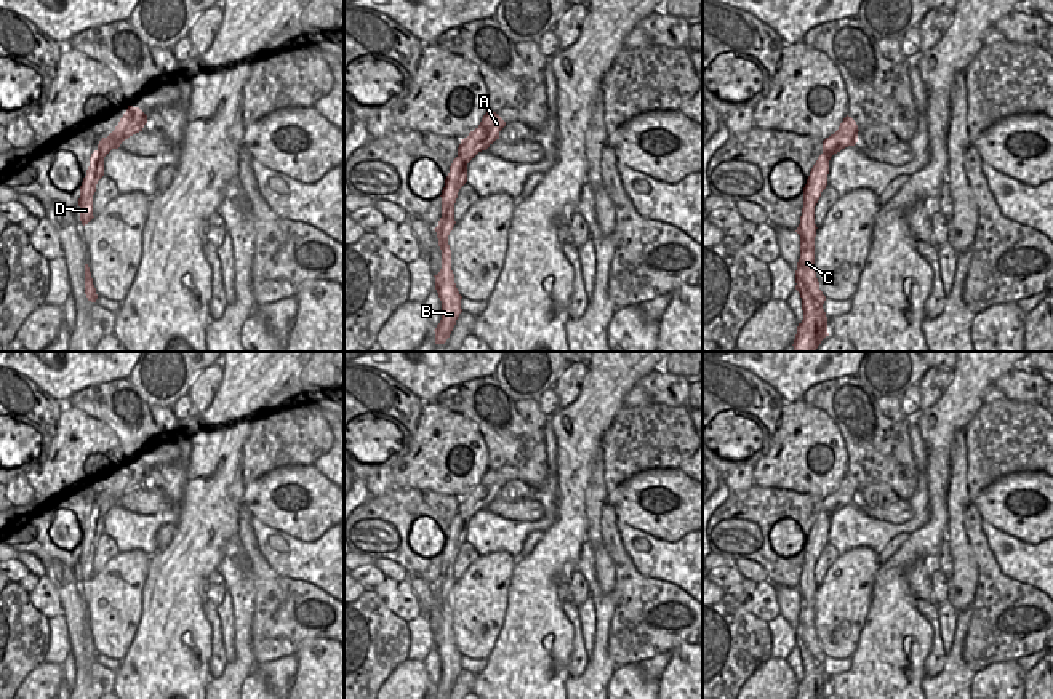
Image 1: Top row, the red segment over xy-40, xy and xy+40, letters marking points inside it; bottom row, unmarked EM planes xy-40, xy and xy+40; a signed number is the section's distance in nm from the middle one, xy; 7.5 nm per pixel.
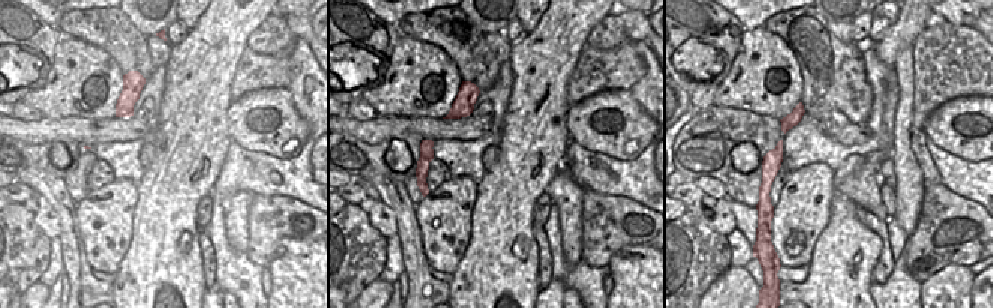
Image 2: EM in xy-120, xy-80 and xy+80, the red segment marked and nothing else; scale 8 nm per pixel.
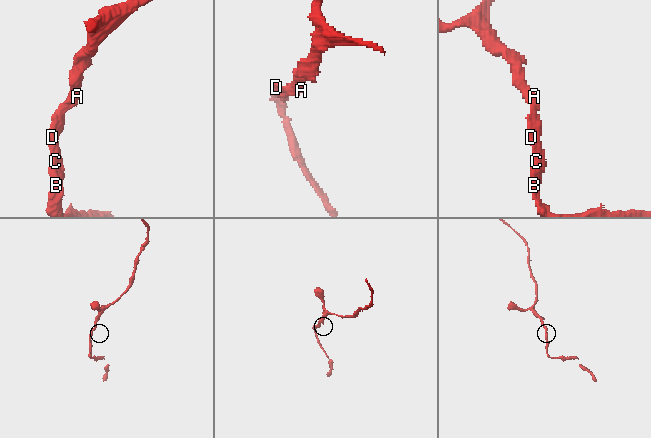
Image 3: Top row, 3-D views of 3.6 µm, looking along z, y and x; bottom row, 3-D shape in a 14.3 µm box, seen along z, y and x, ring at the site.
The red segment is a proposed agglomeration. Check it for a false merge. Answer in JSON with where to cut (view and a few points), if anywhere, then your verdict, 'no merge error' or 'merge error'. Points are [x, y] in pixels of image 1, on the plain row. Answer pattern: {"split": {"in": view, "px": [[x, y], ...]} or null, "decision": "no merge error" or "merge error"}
{"split": null, "decision": "no merge error"}

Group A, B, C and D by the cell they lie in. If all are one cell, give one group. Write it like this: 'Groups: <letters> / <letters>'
Groups: A B C D

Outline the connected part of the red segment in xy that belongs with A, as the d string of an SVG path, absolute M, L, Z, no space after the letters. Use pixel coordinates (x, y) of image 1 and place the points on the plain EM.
M488 469L480 483L469 491L467 496L461 497L458 505L458 515L450 525L450 531L445 537L442 549L442 576L437 590L438 605L442 608L442 627L435 635L435 648L442 659L442 678L437 683L435 699L446 699L456 683L461 667L461 657L454 632L451 629L451 608L448 603L448 593L453 589L454 579L454 561L459 547L467 541L467 521L482 509L486 509L496 497L499 489L506 485L506 480L493 469Z

